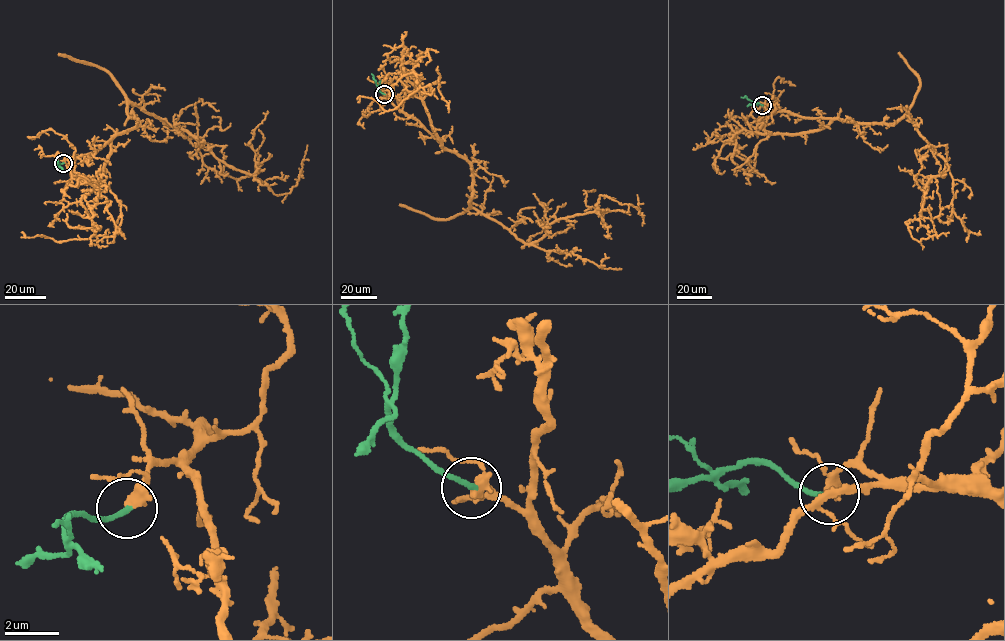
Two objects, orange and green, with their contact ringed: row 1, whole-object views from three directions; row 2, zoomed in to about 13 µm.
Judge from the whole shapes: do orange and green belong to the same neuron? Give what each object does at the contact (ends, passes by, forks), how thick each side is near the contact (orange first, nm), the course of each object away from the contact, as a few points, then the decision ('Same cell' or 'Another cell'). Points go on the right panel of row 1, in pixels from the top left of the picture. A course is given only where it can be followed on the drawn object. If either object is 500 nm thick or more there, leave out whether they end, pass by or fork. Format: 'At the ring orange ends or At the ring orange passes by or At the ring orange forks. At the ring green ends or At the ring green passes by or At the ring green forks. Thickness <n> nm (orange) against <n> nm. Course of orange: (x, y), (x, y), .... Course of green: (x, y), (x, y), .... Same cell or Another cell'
At the ring orange ends. At the ring green ends. Thickness 460 nm (orange) against 190 nm. Course of orange: (763, 105), (854, 123), (906, 116), (946, 165), (905, 222), (919, 242), (936, 233), (928, 208). Course of green: (762, 105), (741, 97). Same cell

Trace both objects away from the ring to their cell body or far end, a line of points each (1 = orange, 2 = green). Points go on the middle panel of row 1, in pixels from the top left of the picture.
1: (384, 94), (468, 162), (469, 204), (525, 242), (593, 211), (600, 195), (639, 214), (637, 195)
2: (384, 94), (371, 74)

